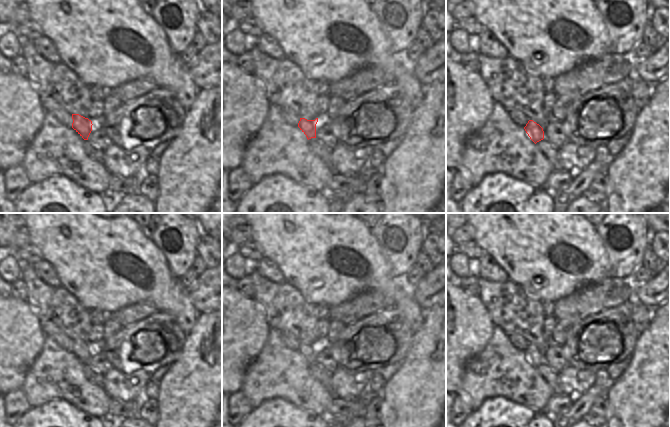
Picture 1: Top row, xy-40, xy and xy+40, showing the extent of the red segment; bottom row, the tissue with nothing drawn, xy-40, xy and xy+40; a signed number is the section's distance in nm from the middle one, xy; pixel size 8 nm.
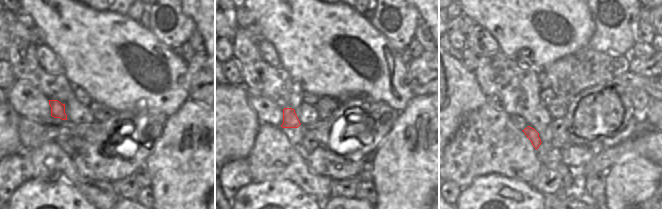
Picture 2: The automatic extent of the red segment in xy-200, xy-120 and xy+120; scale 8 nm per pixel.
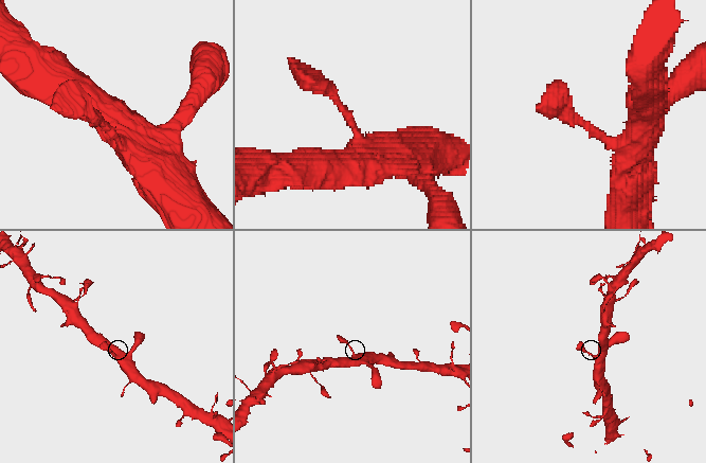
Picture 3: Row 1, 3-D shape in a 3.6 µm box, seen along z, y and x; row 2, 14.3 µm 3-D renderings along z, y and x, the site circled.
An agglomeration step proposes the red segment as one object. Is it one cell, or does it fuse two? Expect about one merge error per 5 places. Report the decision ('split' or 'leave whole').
leave whole

